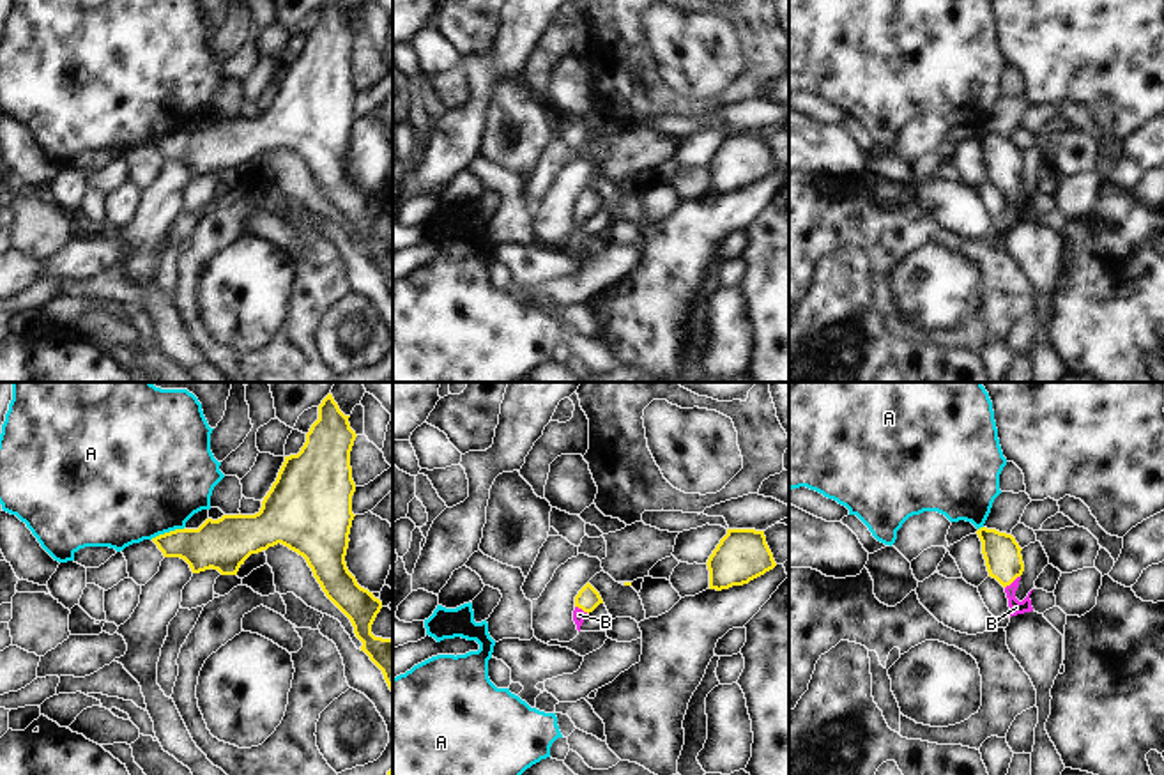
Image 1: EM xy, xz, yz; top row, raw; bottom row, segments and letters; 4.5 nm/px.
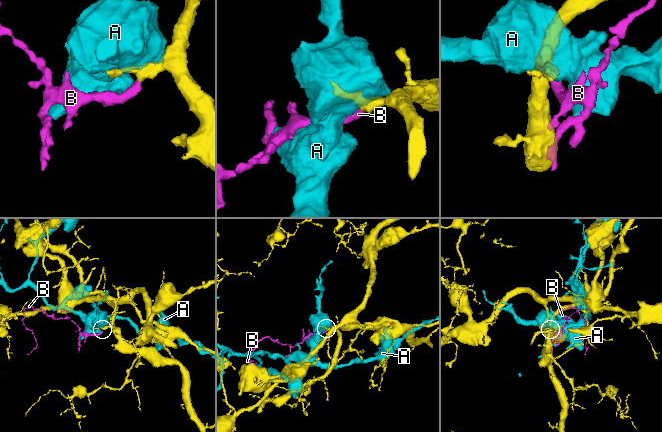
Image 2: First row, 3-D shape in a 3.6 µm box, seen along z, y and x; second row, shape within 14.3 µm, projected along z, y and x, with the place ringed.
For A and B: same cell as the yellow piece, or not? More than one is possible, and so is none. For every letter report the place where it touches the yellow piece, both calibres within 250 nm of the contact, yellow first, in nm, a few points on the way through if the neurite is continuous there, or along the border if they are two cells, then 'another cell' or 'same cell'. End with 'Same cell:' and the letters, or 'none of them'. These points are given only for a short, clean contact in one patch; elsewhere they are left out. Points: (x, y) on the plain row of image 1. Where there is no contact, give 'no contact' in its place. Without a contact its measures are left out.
A: contact xy (167, 137); calibres 220 and 500 nm; another cell
B: contact yz (1012, 184); calibres 170 and 60 nm; way yz (1002, 156), (1012, 184), (1010, 200), (1016, 211); same cell
Same cell: B

